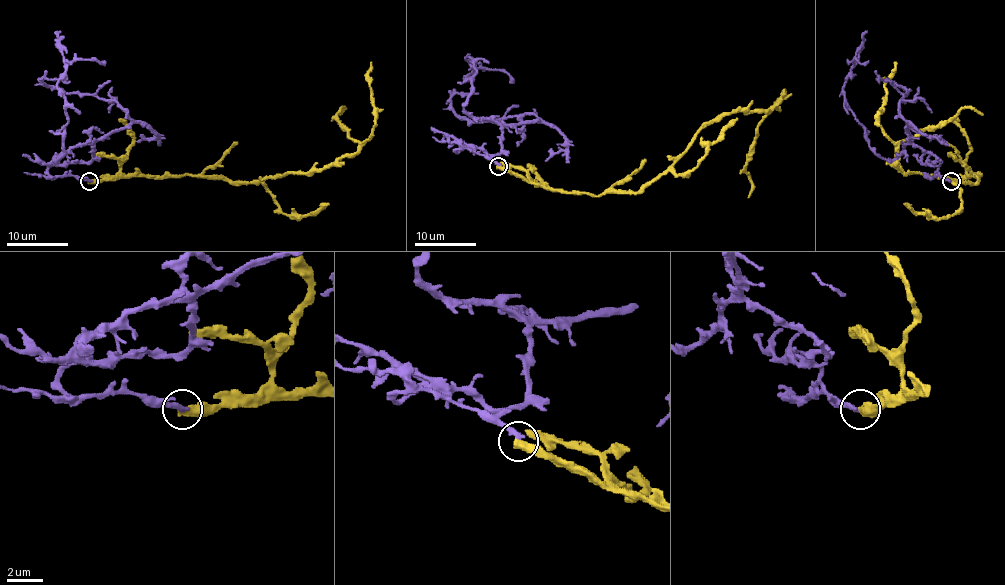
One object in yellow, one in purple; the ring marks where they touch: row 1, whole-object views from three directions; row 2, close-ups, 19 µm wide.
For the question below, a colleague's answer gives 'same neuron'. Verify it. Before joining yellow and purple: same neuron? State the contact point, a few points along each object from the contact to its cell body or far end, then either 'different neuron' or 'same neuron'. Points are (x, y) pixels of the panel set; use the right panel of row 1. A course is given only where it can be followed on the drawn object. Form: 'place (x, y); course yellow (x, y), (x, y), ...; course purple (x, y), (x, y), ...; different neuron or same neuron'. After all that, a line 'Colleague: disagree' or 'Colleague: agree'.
place (951, 181); course yellow (951, 180), (981, 174), (957, 183), (904, 173), (899, 144), (965, 107), (983, 115); course purple (951, 180), (934, 176), (940, 162), (913, 145), (895, 159), (869, 145), (843, 89), (853, 60), (869, 62); different neuron
Colleague: disagree

